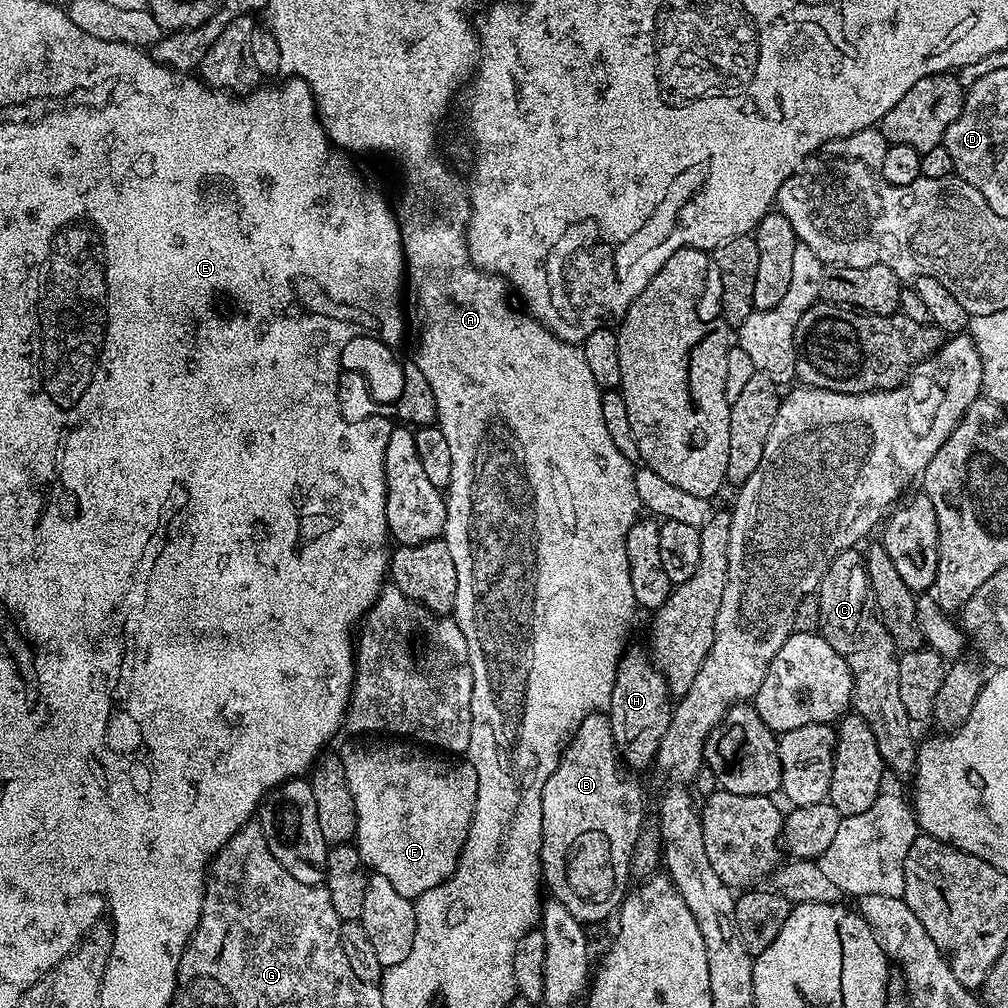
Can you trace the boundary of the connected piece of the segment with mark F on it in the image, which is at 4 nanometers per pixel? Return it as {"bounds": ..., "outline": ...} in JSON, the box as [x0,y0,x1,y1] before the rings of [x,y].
{"bounds":[342,738,478,901],"outline":[[[396,738],[381,740],[384,740],[381,744],[356,744],[342,756],[344,769],[346,770],[346,782],[350,786],[350,794],[354,794],[354,806],[356,807],[354,843],[356,849],[360,852],[364,867],[368,869],[369,873],[387,878],[390,881],[390,886],[394,886],[394,890],[398,890],[398,894],[402,894],[408,900],[415,901],[416,897],[426,894],[426,890],[434,890],[434,886],[438,886],[452,877],[452,871],[456,868],[460,852],[464,849],[464,843],[470,830],[470,822],[478,798],[478,774],[474,770],[474,766],[463,759],[445,758],[443,755],[433,754],[415,743],[401,742]]]}

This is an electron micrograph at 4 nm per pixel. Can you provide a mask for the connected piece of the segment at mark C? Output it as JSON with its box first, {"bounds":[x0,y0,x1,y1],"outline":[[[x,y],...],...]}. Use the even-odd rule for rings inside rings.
{"bounds":[815,550,918,777],"outline":[[[856,550],[838,553],[824,572],[815,598],[820,603],[819,635],[842,654],[846,666],[852,671],[855,715],[862,717],[874,734],[878,754],[882,754],[887,771],[911,777],[916,770],[918,739],[912,733],[914,721],[906,714],[902,694],[898,691],[898,646],[880,621],[863,555]]]}

